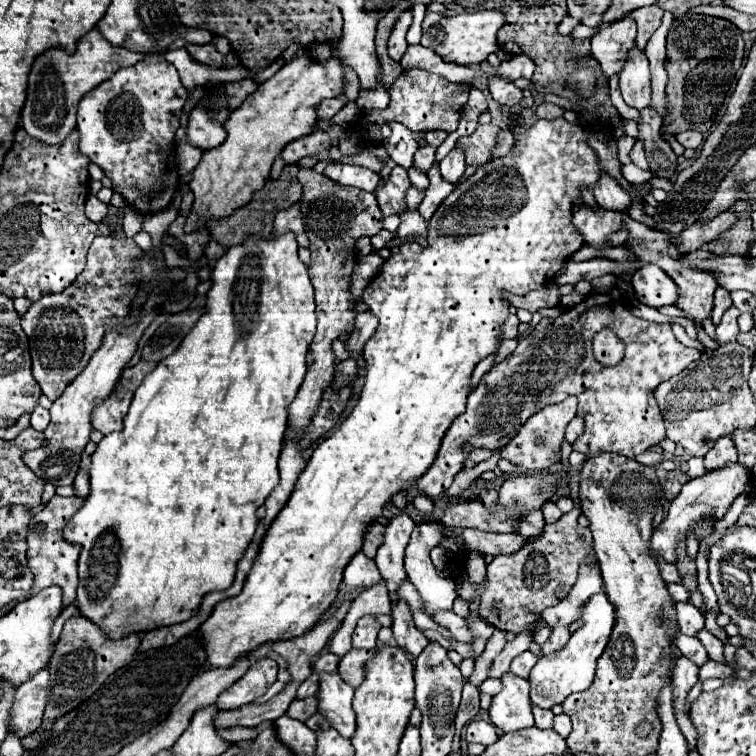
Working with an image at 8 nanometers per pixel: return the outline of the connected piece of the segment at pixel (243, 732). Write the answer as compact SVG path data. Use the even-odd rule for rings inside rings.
M229 728L229 730L225 730L225 732L221 732L219 734L223 740L227 740L227 742L239 742L239 740L253 740L255 736L257 736L257 732L255 730L251 730L251 728Z

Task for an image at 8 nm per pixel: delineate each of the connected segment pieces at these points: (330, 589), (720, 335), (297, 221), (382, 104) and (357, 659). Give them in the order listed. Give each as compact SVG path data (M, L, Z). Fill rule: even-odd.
M565 118L537 120L537 124L533 128L529 128L523 134L515 134L515 138L517 138L517 142L515 142L513 150L507 156L503 156L499 160L493 160L493 162L487 162L481 168L477 168L477 172L471 178L467 178L465 182L455 186L455 190L441 202L441 206L435 210L431 222L427 222L427 246L421 246L421 244L403 244L403 246L399 246L399 252L393 254L389 260L385 260L381 272L363 290L361 298L369 306L369 312L379 318L379 328L367 340L367 344L363 348L363 358L367 362L367 376L365 376L365 386L363 386L361 398L359 398L357 406L353 408L353 412L345 418L345 422L329 438L325 438L315 448L315 452L311 454L305 470L301 472L301 476L299 476L299 480L295 484L295 490L293 490L289 502L285 504L285 508L277 514L277 518L271 522L269 530L265 532L265 538L261 540L259 552L255 556L251 572L247 574L247 580L245 580L245 586L243 586L241 594L235 596L235 598L221 600L215 606L213 614L209 616L209 620L205 624L201 624L199 638L201 638L201 644L203 644L205 654L207 654L205 670L209 670L209 668L229 668L241 656L257 650L259 646L263 646L267 642L281 642L281 640L291 640L291 638L303 636L305 632L309 632L317 624L317 620L337 600L339 584L343 580L343 570L351 562L351 558L361 550L369 526L373 522L377 522L377 518L381 516L381 510L387 506L387 502L397 492L405 492L415 480L419 480L419 476L423 476L429 470L429 466L437 458L441 440L443 440L445 432L449 430L451 422L465 412L467 396L471 392L471 374L473 374L477 362L481 362L489 354L497 352L497 342L499 342L499 336L501 336L501 326L503 326L505 318L509 316L509 306L503 306L503 292L525 296L531 290L543 288L545 284L549 284L557 276L557 272L565 266L569 256L573 256L585 244L581 232L577 232L577 228L571 224L571 218L573 218L573 204L571 202L573 202L573 198L581 196L583 186L593 190L595 182L599 180L597 154L587 144L585 128L579 126L579 124L571 124ZM501 166L503 168L515 168L517 172L501 172Z
M731 306L725 314L723 314L723 320L721 324L717 326L715 334L717 334L717 342L719 344L725 344L729 340L737 340L737 334L739 334L739 328L737 328L737 318L739 318L739 310L735 306Z
M293 204L293 208L285 210L285 212L279 212L275 216L275 228L273 228L273 234L275 236L283 236L287 232L293 232L299 246L303 248L309 248L309 240L305 236L305 230L303 230L303 222L301 222L301 212L299 212L299 204Z
M379 84L377 90L373 92L359 92L357 106L361 112L371 112L371 110L383 110L389 104L389 92Z
M353 648L351 652L347 652L343 658L341 658L341 664L337 668L337 672L341 674L341 678L353 686L353 688L359 688L363 678L365 678L365 664L373 658L373 650L357 650Z

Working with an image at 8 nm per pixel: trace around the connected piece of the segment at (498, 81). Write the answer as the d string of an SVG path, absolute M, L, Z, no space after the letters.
M489 76L487 78L487 84L489 84L489 92L491 92L493 100L499 102L499 104L503 104L503 106L515 106L523 98L521 90L509 78Z

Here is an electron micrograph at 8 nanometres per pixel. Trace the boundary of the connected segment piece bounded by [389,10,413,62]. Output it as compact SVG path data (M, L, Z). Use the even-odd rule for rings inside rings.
M407 10L405 16L401 16L401 18L397 20L397 24L395 24L393 32L391 32L391 38L389 38L389 56L391 56L395 62L399 62L401 56L405 54L405 46L407 46L405 34L407 34L407 28L409 28L409 24L411 24L411 18L413 18L413 16L411 16L411 12Z

